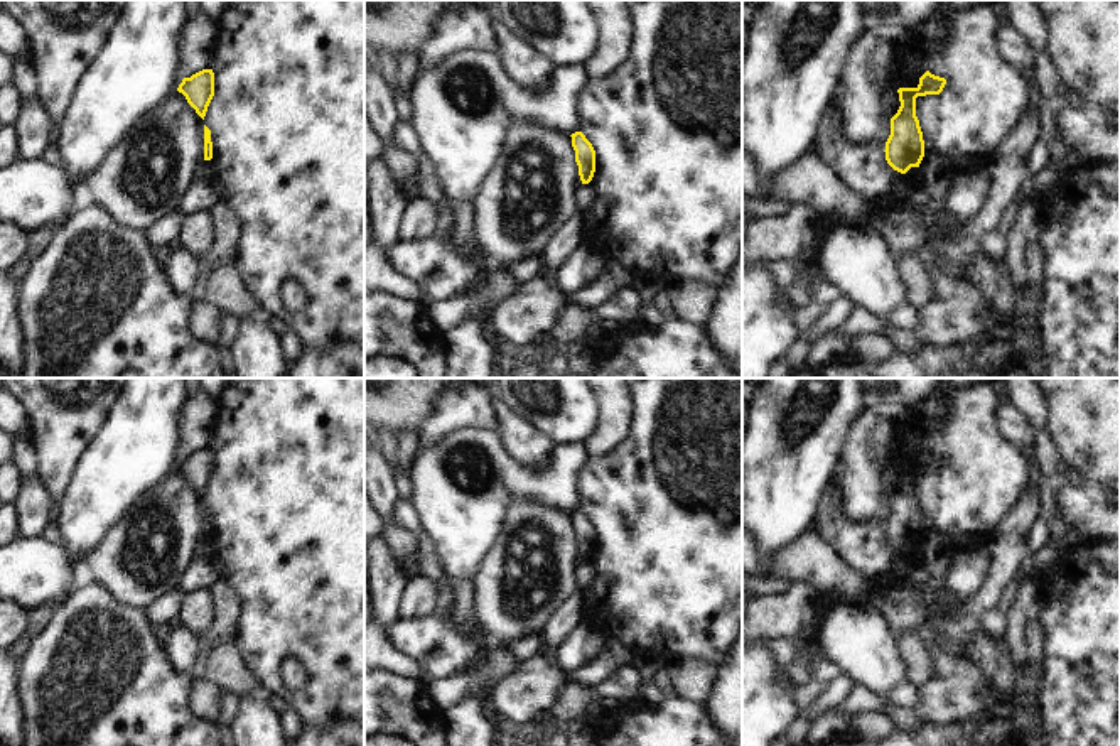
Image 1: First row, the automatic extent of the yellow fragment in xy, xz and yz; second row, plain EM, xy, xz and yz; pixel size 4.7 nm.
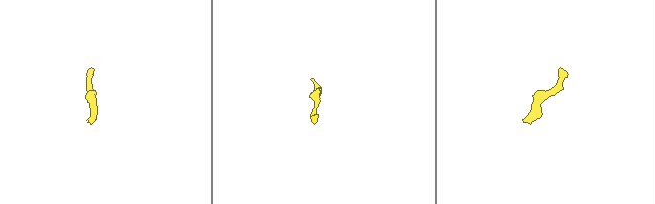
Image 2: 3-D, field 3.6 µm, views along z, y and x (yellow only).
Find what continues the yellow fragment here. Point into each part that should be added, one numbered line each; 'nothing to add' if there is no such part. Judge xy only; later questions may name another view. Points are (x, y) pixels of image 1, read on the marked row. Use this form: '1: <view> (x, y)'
nothing to add

